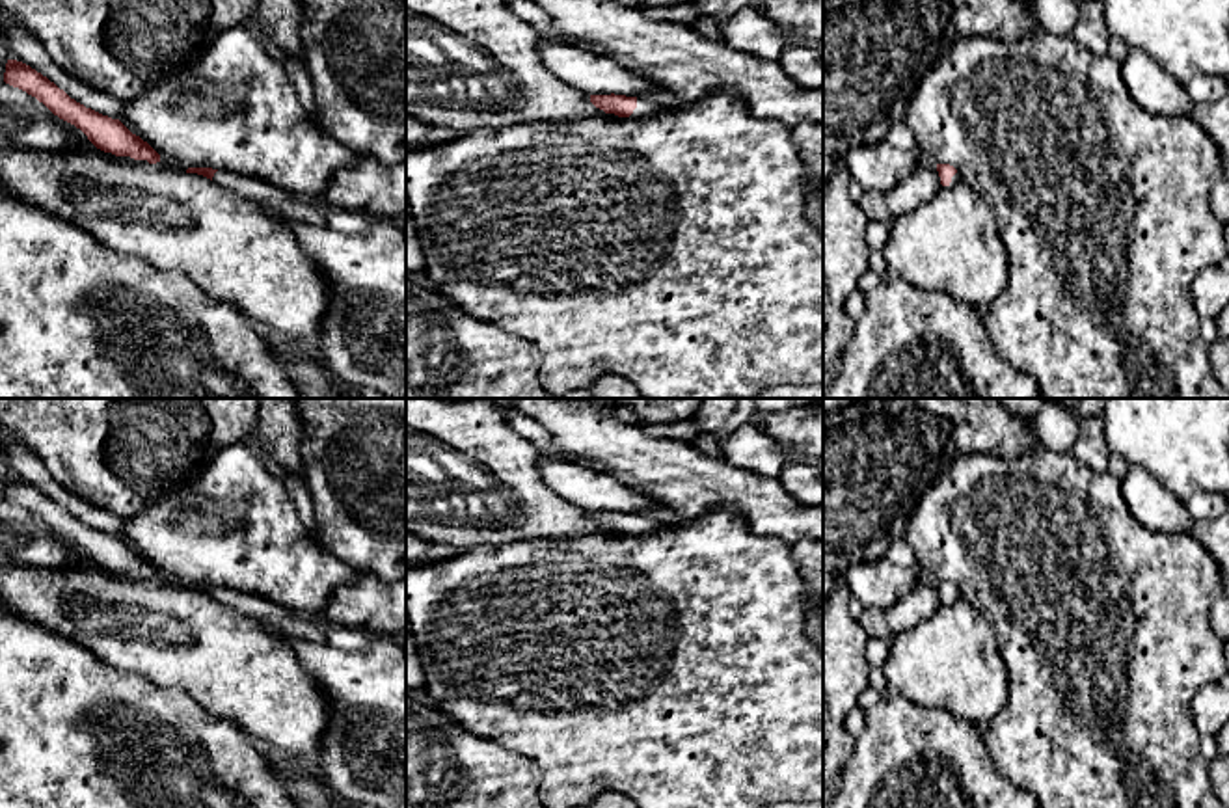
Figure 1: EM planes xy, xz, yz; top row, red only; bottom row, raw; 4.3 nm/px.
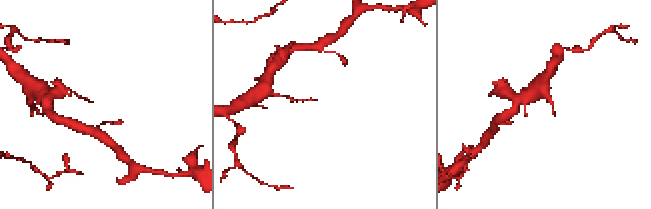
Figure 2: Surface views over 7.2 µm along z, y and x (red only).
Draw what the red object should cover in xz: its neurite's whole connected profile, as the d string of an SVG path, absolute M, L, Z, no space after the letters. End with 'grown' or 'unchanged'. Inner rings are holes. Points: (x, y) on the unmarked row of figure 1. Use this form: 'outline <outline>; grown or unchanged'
outline M590 512L590 519L605 531L618 534L648 536L661 529L665 518L646 514L626 514L626 512Z; grown

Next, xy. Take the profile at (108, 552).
outline M7 477L4 499L35 514L54 532L80 545L97 566L115 573L147 577L149 581L160 579L160 572L140 553L132 551L119 536L76 519L30 482Z; unchanged

